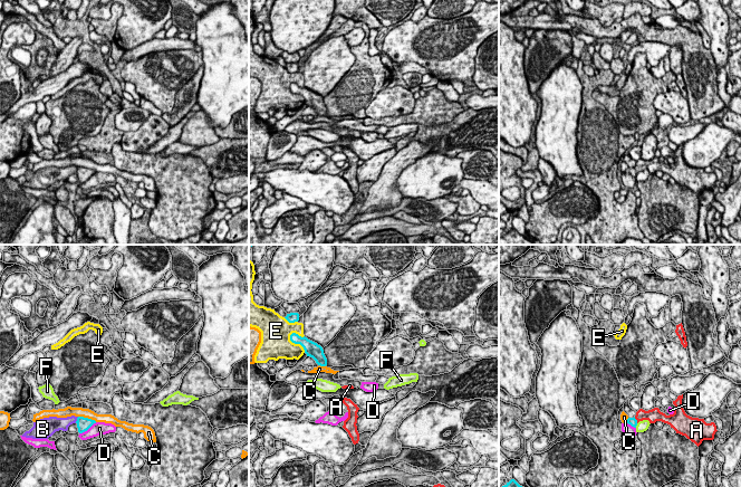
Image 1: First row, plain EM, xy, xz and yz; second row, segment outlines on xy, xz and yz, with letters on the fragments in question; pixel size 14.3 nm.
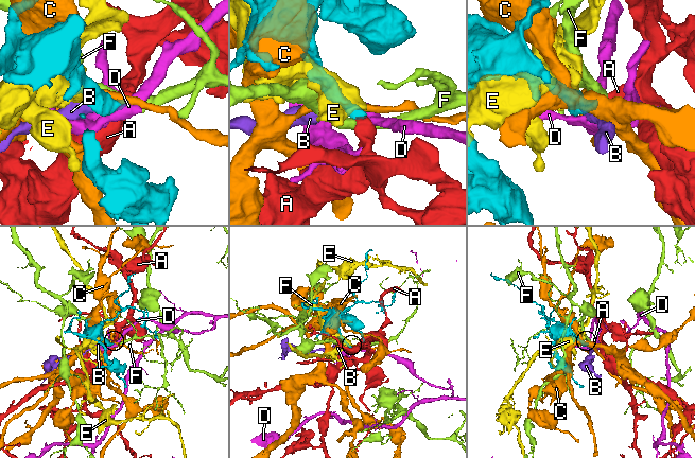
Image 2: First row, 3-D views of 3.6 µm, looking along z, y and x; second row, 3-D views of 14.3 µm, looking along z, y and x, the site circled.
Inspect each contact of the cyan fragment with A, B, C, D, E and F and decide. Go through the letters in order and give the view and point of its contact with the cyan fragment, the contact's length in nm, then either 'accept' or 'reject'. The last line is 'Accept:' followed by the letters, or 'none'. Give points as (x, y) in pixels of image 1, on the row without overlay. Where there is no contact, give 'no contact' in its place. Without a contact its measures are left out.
A: contact yz (636, 170); length 110 nm; accept
B: contact xy (77, 170); length 110 nm; reject
C: contact xy (87, 168); length 280 nm; reject
D: contact xy (87, 179); length 300 nm; reject
E: contact xz (295, 93); length 360 nm; reject
F: contact yz (636, 174); length 70 nm; reject
Accept: A

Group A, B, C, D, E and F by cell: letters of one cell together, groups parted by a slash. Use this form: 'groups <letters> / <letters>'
groups A / B / C / D / E / F

